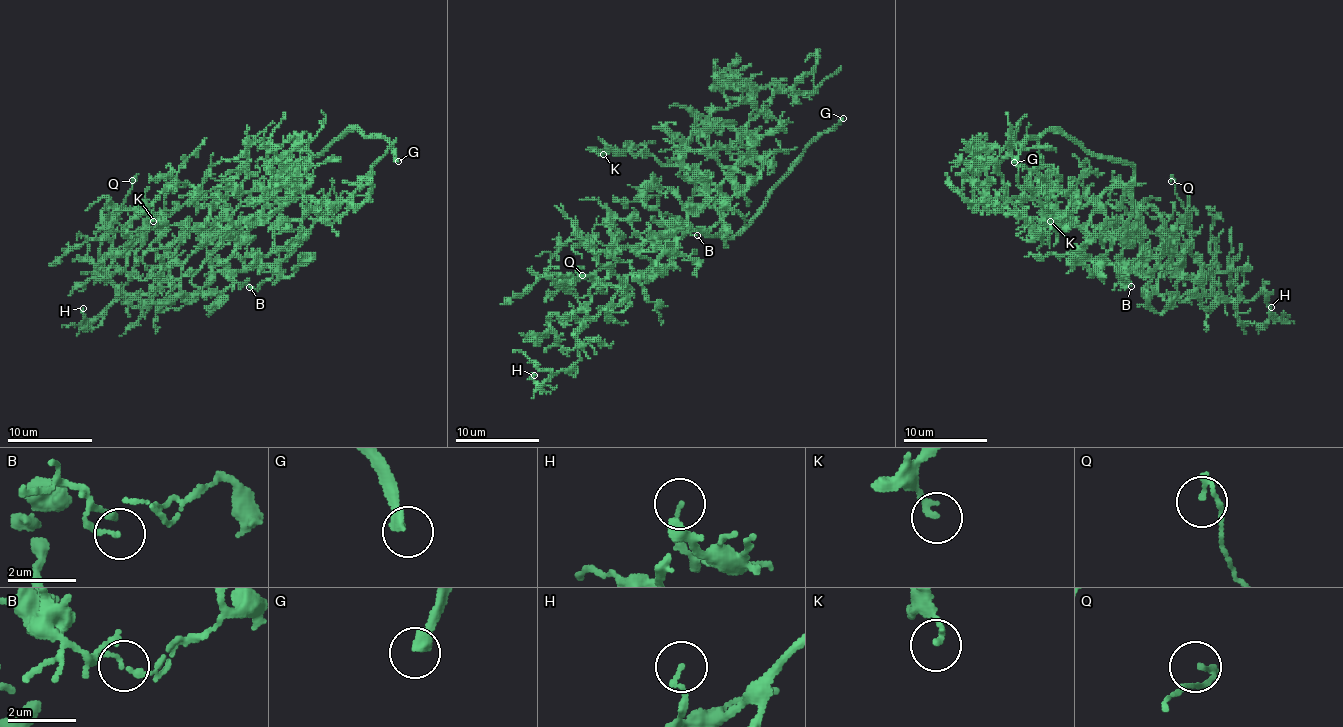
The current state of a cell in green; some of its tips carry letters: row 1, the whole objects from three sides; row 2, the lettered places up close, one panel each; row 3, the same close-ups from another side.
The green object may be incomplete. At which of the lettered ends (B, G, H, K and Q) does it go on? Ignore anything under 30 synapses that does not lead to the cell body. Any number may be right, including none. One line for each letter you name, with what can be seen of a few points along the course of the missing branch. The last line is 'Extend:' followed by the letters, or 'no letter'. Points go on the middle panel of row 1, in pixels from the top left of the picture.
G: missing branch runs (843, 118), (855, 70), (882, 43), (893, 20)
Extend: G

